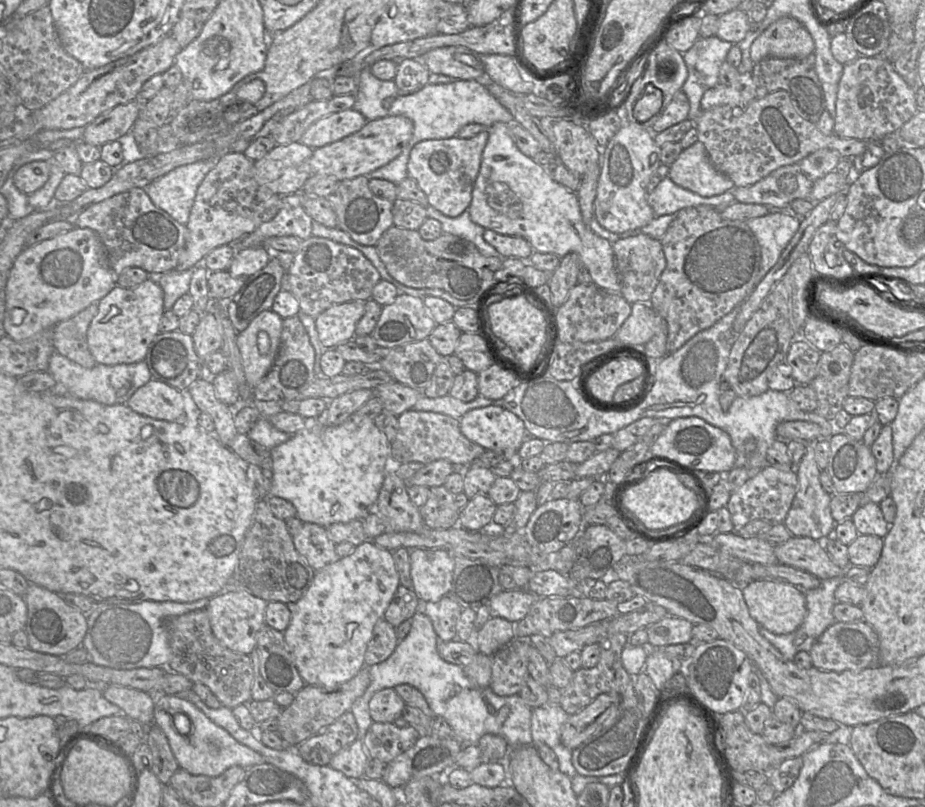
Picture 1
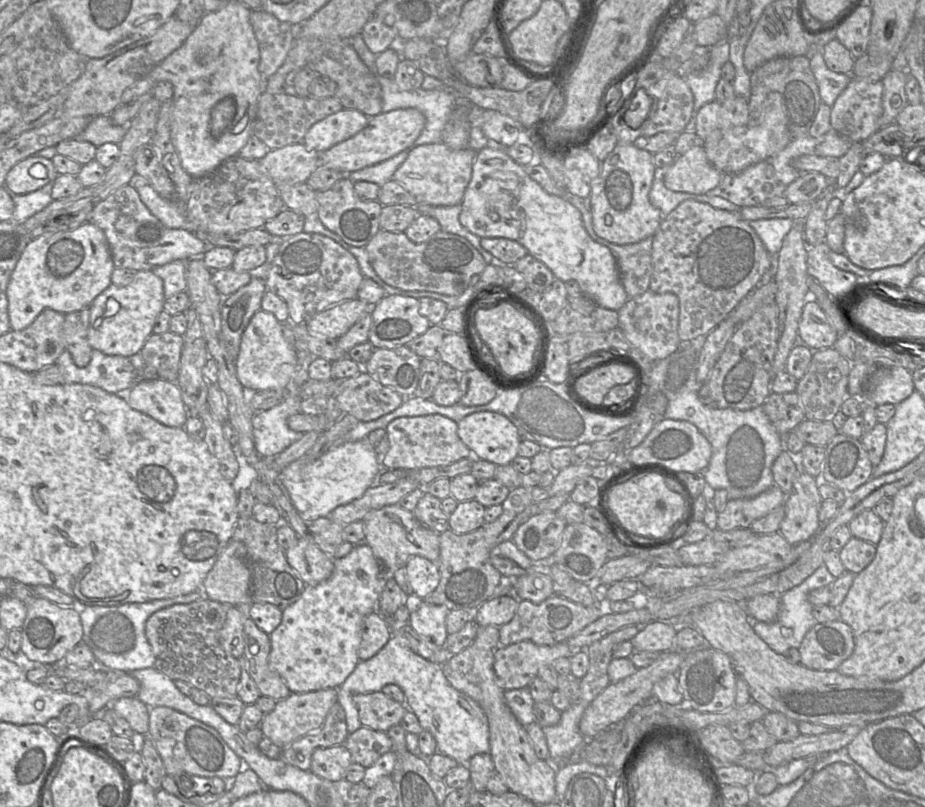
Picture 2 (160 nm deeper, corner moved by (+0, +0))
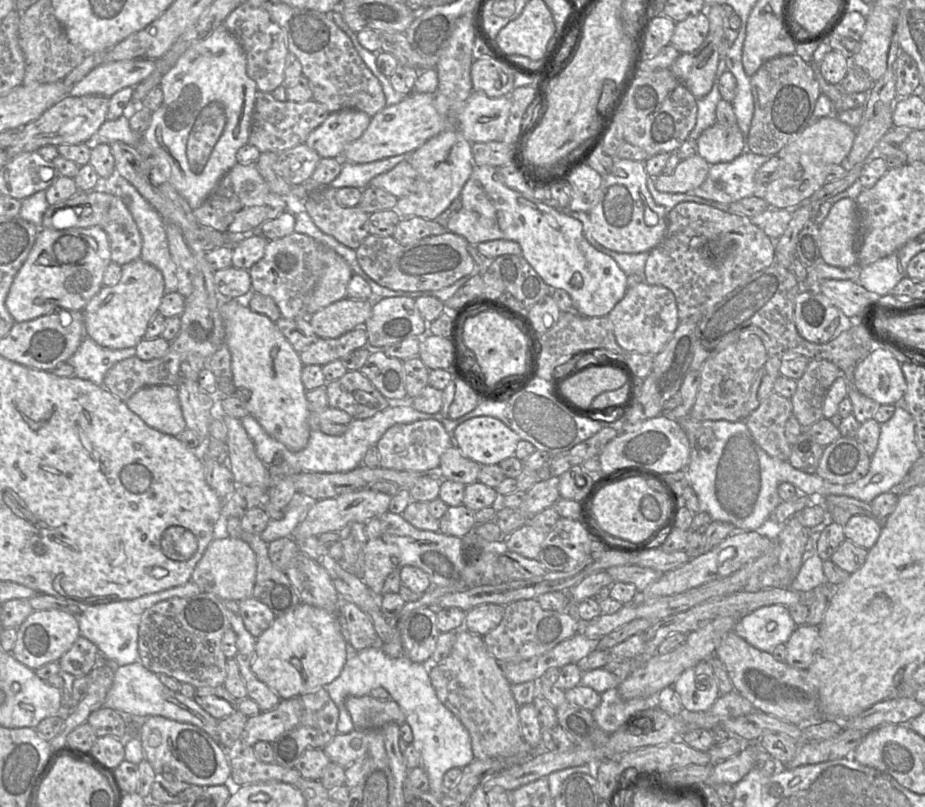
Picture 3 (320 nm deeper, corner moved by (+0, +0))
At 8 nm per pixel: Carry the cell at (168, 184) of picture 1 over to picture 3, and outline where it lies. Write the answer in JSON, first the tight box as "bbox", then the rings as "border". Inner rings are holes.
{"bbox":[116,175,177,294],"border":[[[118,175],[116,194],[125,201],[141,233],[140,258],[161,271],[165,294],[177,292],[176,265],[169,251],[163,218],[129,181]]]}

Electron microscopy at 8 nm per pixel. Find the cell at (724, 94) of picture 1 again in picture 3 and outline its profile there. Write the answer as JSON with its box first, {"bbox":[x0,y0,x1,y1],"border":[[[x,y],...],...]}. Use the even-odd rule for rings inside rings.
{"bbox":[697,123,746,164],"border":[[[715,123],[697,139],[698,154],[708,164],[731,162],[746,150],[746,139],[738,125]]]}

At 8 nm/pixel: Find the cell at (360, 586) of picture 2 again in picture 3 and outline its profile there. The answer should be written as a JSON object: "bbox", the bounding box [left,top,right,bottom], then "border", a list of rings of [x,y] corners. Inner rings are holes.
{"bbox":[252,603,350,700],"border":[[[299,603],[289,613],[276,617],[256,638],[252,671],[281,700],[286,700],[330,684],[339,676],[350,654],[338,613]]]}

